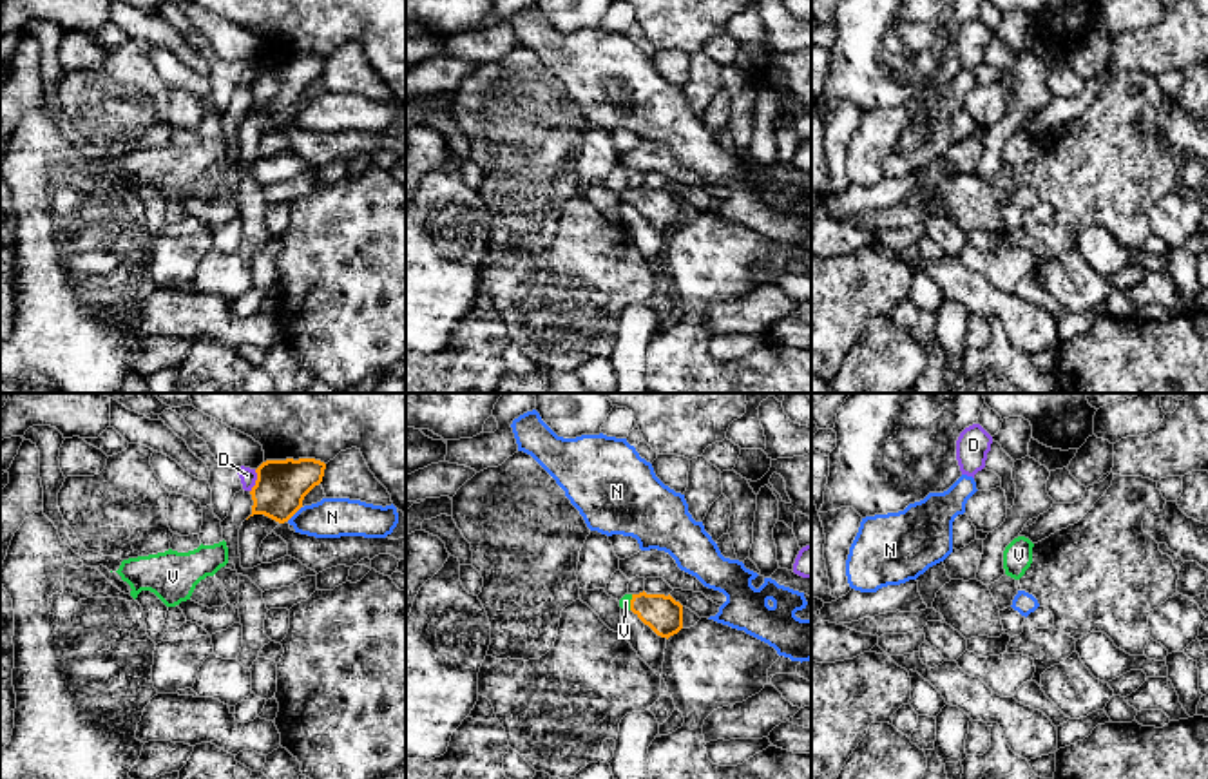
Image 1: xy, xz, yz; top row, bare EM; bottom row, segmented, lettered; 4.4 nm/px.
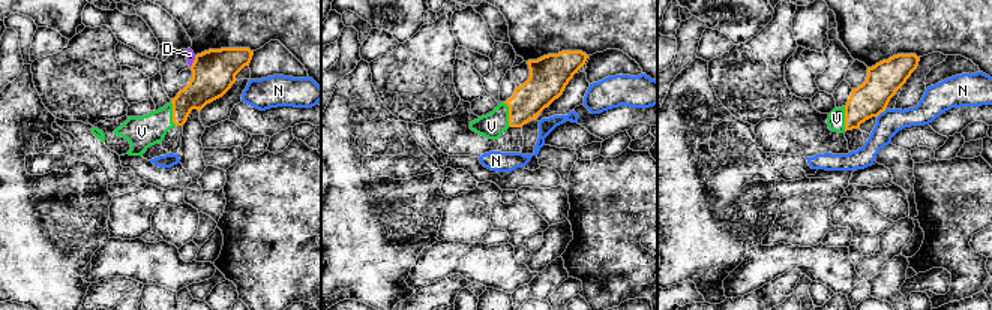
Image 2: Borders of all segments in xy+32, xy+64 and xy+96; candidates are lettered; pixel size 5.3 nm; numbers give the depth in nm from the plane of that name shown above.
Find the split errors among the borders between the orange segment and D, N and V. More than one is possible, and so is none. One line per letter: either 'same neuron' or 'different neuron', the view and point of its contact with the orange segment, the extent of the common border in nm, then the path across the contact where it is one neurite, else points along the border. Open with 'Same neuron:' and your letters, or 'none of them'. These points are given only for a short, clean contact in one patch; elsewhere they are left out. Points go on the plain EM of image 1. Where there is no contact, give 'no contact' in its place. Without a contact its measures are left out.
Same neuron: V
D: different neuron; meets orange in xy at (256, 75); contact 110 nm long
N: different neuron; meets orange in xy at (294, 107); contact 100 nm long
V: same neuron; meets orange in xz at (631, 196); contact 70 nm long

